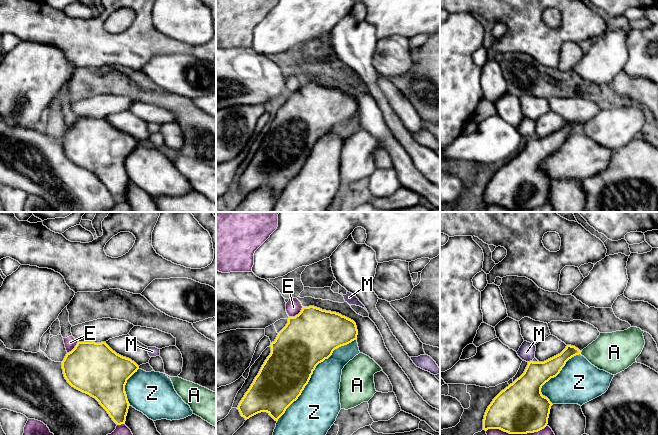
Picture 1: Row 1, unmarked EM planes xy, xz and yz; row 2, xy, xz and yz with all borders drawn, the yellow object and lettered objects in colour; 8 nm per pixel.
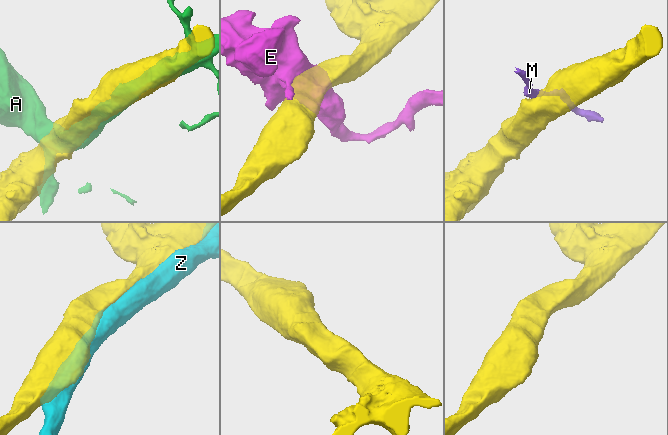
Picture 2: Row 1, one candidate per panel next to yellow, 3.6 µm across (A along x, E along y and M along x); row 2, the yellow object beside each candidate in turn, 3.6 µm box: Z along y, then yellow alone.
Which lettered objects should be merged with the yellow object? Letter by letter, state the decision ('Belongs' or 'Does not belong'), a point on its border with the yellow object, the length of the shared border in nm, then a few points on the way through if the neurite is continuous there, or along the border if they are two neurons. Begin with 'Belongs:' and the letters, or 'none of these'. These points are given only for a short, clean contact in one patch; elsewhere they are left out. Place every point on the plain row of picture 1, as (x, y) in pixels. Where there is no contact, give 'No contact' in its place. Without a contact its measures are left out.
Belongs: none of these
A: Does not belong. Touches yellow at yz (581, 127). Shared border 30 nm
E: Does not belong. Touches yellow at xz (296, 91). Shared border 150 nm
M: Does not belong. Touches yellow at yz (530, 137). Shared border 40 nm. Boundary: yz (531, 136), (528, 138)
Z: Does not belong. Touches yellow at xz (312, 149). Shared border 900 nm

